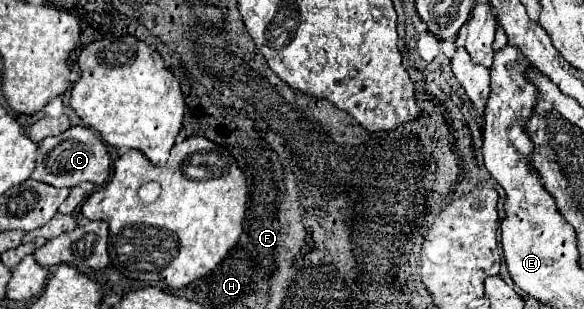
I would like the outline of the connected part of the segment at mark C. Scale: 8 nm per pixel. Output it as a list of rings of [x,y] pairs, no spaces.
[[[71,126],[59,136],[45,138],[41,144],[41,156],[37,158],[37,168],[31,178],[51,184],[55,188],[73,188],[81,182],[93,182],[97,186],[105,184],[111,170],[111,158],[105,142],[87,126]]]

